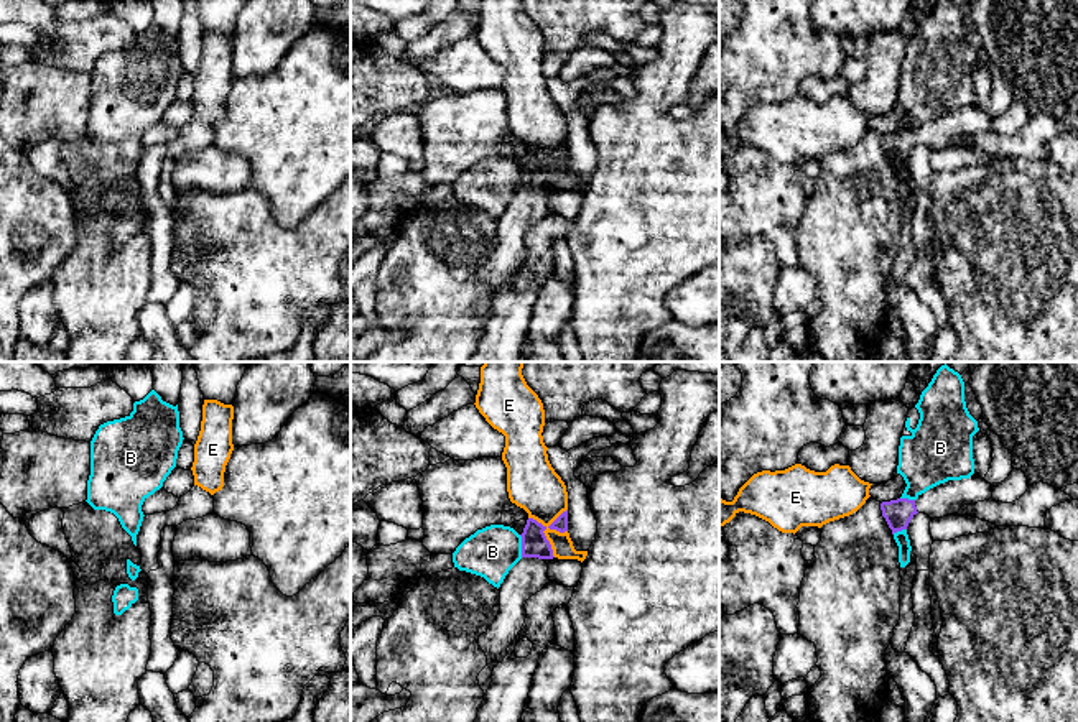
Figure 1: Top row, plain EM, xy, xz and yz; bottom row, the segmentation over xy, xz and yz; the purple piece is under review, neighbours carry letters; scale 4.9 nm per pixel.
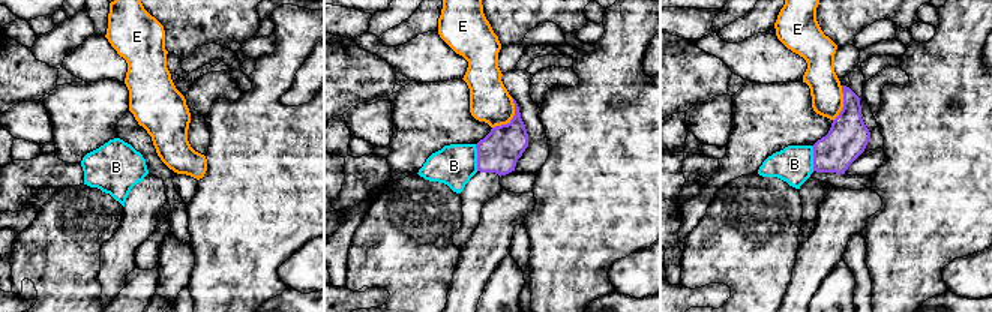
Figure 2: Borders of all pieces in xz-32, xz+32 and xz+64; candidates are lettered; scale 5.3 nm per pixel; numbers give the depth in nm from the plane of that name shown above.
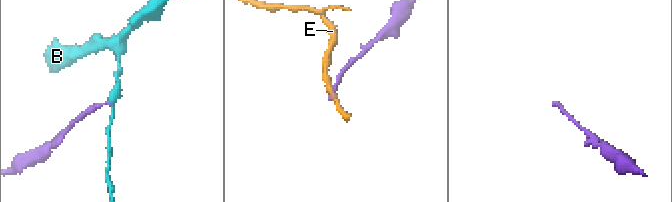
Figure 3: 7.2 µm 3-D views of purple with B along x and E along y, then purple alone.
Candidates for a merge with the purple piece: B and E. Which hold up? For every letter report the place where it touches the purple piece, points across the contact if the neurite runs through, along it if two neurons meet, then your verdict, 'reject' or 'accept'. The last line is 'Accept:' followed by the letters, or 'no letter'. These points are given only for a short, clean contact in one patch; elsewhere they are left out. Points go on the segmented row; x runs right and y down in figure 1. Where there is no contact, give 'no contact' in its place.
B: contact xz (522, 546); border xz (519, 535), (522, 556); reject
E: contact xz (543, 533); border xz (566, 509), (543, 532), (555, 556); reject
Accept: no letter

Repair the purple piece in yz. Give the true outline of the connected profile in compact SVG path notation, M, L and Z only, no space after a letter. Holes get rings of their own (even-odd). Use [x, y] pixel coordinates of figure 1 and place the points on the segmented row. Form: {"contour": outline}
{"contour": "M969 477L940 484L918 495L917 500L897 498L882 502L881 510L894 535L907 530L910 520L917 513L925 513L932 520L943 518L946 515L956 516L961 507L974 505L989 498L992 498L991 484L984 479Z"}

